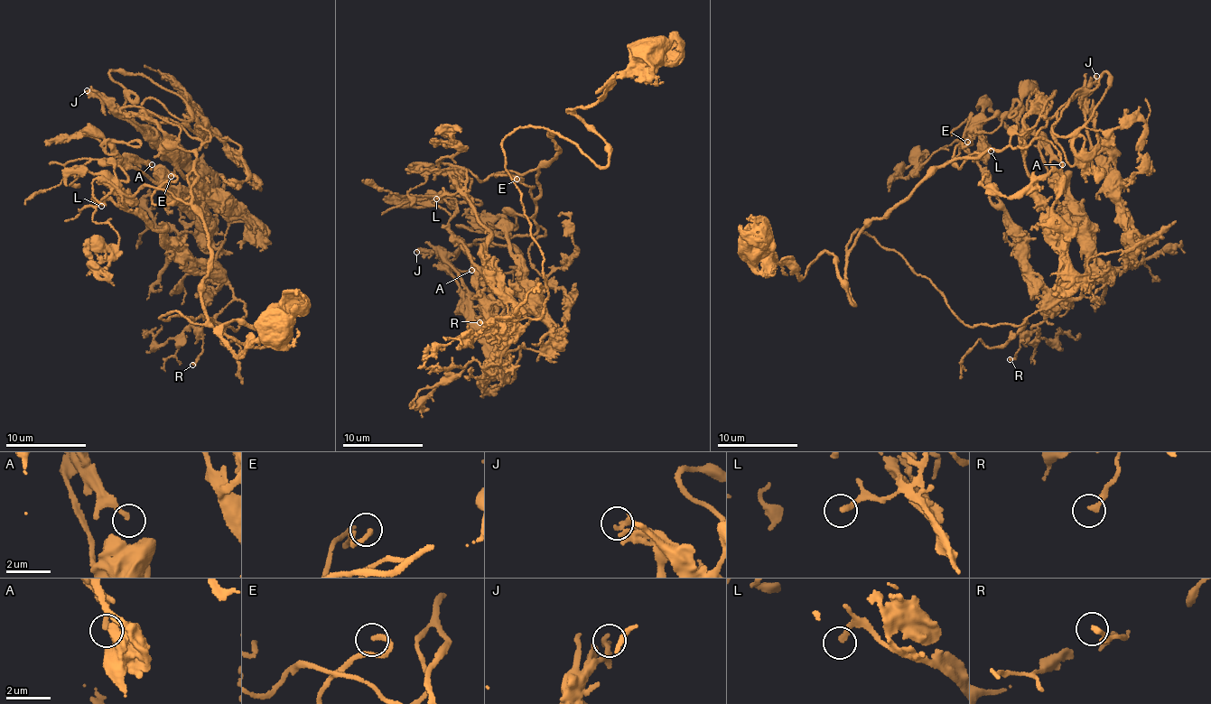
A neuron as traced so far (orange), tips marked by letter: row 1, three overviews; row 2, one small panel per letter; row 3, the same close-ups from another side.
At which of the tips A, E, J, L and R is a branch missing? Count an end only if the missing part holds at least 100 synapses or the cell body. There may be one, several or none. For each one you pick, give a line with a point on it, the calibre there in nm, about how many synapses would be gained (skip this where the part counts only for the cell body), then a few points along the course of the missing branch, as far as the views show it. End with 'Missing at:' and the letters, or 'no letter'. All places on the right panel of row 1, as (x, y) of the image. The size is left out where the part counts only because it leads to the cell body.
E: place (967, 142); calibre 200 nm; 200 synapses; course (967, 142), (992, 218), (1014, 267), (1012, 290), (1018, 306), (984, 337)
Missing at: E

